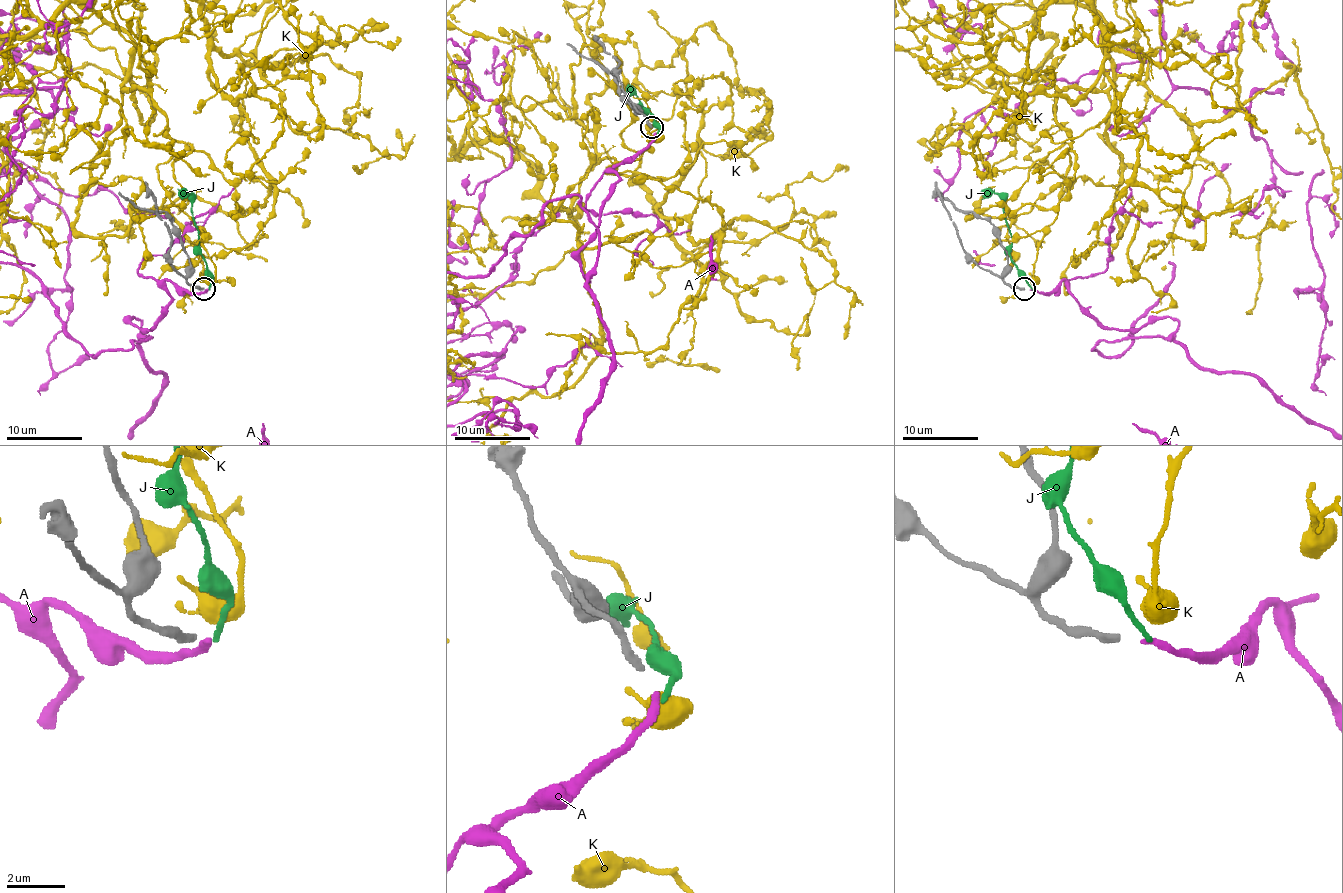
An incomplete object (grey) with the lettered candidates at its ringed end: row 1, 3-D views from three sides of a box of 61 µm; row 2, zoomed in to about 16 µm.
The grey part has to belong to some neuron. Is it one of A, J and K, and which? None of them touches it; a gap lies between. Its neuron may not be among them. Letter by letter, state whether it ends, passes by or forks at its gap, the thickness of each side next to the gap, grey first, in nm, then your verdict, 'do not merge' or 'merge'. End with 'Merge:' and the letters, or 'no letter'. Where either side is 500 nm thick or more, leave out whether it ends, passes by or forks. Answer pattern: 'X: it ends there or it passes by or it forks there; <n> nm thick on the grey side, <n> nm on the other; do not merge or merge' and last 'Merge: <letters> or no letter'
A: it ends there; 260 nm thick on the grey side, 240 nm on the other; merge
J: it ends there; 260 nm thick on the grey side, 240 nm on the other; do not merge
K: it forks there; 260 nm thick on the grey side, 380 nm on the other; do not merge
Merge: A

